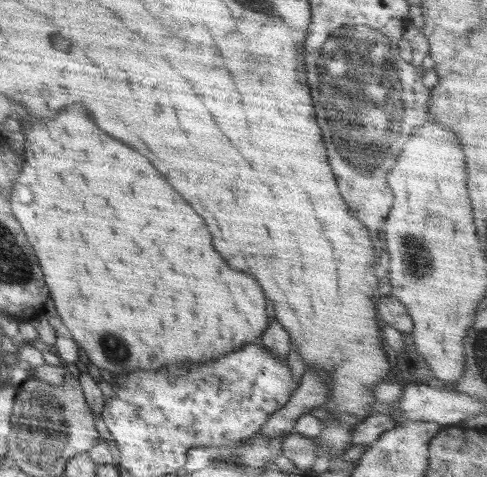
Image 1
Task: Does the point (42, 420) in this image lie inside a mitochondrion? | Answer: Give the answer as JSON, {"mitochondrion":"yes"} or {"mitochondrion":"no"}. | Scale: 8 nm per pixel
{"mitochondrion":"yes"}

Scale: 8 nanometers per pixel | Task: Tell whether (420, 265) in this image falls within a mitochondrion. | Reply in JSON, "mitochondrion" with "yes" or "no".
{"mitochondrion":"yes"}

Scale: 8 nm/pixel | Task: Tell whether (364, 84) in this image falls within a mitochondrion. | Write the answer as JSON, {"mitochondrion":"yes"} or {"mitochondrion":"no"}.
{"mitochondrion":"yes"}

